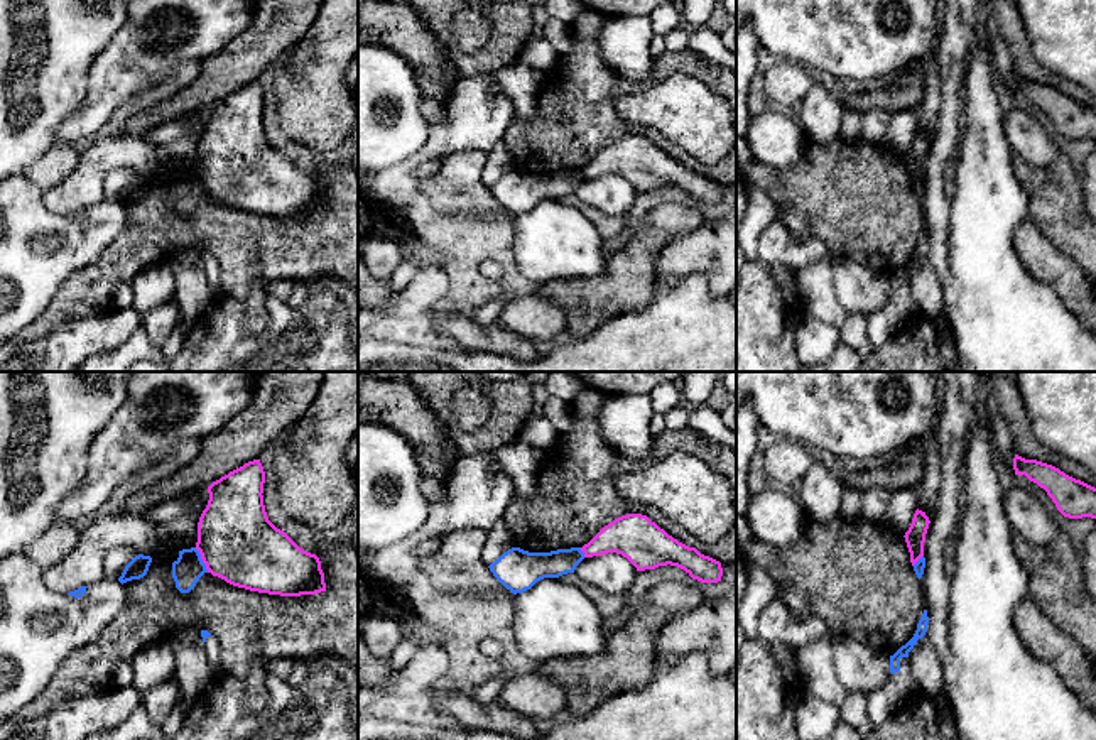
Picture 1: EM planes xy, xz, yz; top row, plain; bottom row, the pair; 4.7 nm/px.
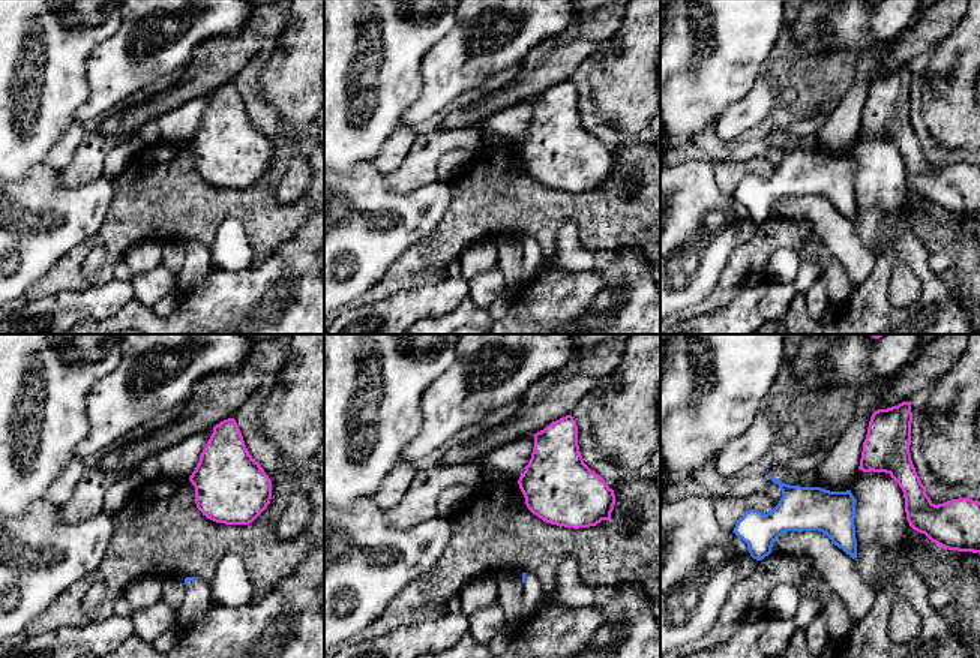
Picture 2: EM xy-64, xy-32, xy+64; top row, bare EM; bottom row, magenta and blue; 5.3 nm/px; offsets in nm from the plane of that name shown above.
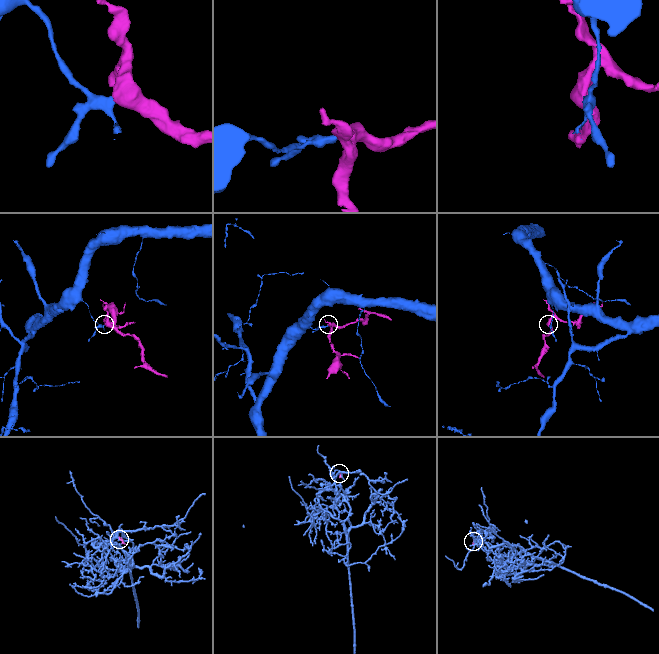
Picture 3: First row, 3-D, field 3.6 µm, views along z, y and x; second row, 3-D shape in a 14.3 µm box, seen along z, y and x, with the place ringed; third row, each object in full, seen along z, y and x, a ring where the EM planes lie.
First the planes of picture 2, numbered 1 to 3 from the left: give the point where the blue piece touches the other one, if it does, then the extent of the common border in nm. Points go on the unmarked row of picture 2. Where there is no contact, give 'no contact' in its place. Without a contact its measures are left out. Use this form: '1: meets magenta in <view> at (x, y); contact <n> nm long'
1: no contact
2: no contact
3: no contact

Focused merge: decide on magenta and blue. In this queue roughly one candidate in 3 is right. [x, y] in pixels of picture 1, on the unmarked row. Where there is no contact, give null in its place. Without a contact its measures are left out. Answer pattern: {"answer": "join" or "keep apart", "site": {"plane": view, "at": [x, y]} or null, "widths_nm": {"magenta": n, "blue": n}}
{"answer": "keep apart", "site": {"plane": "xy", "at": [201, 179]}, "widths_nm": {"magenta": 360, "blue": 140}}

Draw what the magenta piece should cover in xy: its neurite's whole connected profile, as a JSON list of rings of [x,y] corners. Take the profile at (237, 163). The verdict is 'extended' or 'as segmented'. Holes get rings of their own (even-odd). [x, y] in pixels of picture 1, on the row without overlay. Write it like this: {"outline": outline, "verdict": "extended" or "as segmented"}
{"outline": [[[253,81],[208,108],[209,122],[198,144],[196,164],[208,194],[233,208],[269,216],[301,218],[326,213],[319,179],[301,171],[269,142],[263,105],[263,88],[260,81]]], "verdict": "as segmented"}

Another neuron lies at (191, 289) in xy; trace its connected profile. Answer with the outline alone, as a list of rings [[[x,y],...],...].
[[[179,248],[167,260],[174,275],[174,301],[179,304],[182,323],[193,326],[213,304],[213,292],[198,250]]]

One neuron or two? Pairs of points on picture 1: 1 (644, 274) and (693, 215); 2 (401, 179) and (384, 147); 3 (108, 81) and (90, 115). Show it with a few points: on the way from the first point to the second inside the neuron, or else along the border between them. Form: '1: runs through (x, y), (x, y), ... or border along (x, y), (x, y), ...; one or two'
1: runs through (644, 257), (644, 252), (676, 220); one
2: border along (426, 142), (417, 152), (375, 173); two
3: runs through (108, 90), (98, 107); one

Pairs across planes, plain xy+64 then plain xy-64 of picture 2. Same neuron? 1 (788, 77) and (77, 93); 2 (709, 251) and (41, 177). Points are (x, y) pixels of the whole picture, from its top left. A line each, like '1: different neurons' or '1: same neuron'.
1: different neurons
2: same neuron

